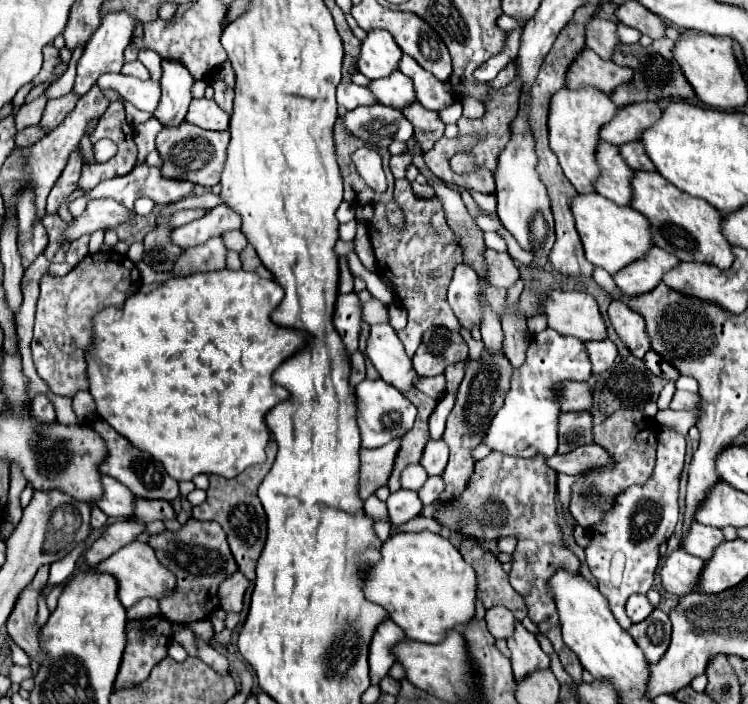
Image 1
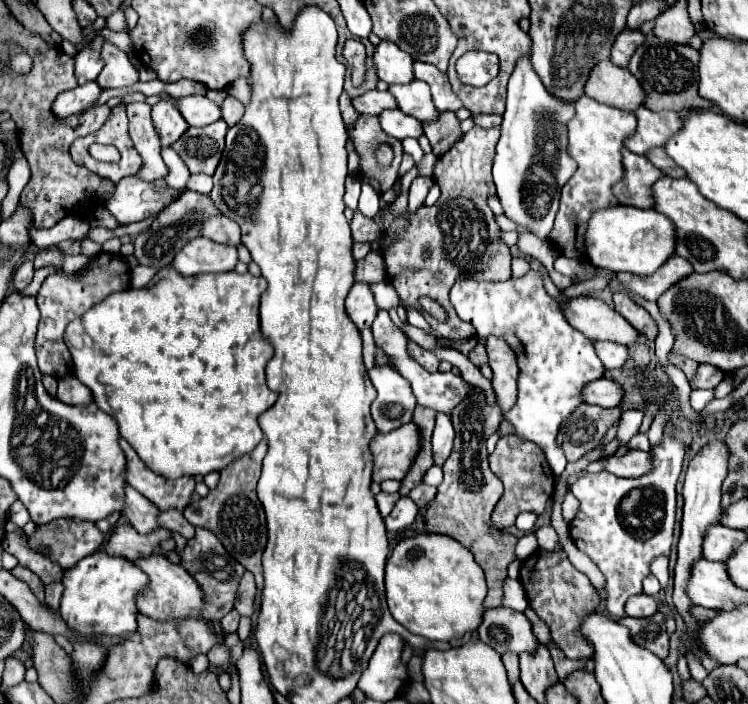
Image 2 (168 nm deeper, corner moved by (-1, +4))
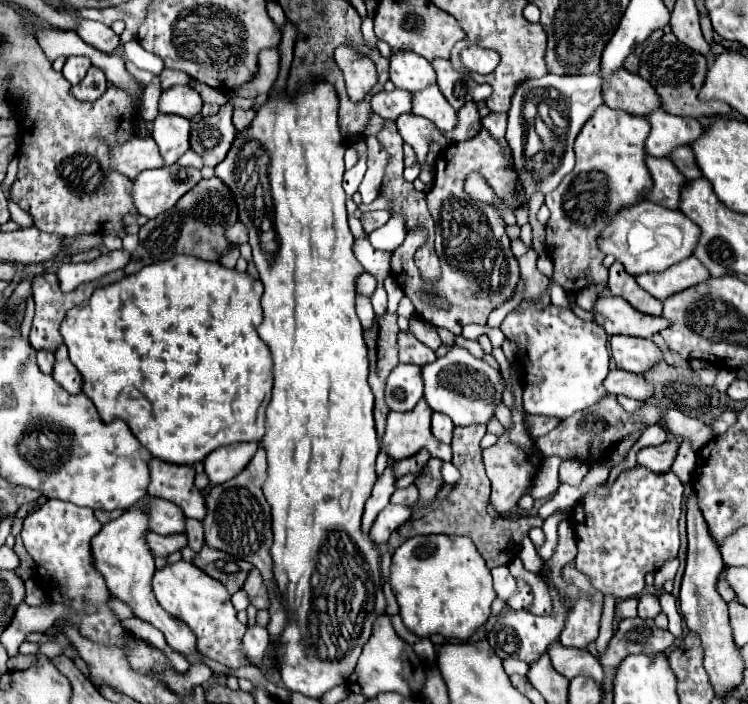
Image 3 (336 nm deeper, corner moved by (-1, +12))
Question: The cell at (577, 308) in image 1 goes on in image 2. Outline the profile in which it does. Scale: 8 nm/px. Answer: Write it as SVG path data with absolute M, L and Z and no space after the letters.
M572 298L562 308L568 316L568 322L590 340L610 340L630 346L640 336L640 332L636 332L636 328L632 328L628 320L622 320L622 316L600 298Z

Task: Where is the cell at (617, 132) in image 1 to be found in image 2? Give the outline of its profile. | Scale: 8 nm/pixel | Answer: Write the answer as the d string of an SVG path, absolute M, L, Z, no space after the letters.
M648 108L636 110L638 128L632 138L626 140L626 148L634 154L644 156L650 148L664 146L668 138L672 138L682 124L680 114L676 112L652 112Z

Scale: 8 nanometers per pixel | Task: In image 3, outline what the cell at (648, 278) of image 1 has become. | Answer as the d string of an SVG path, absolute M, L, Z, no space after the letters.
M690 256L682 262L670 266L664 272L652 272L652 274L640 274L636 276L636 282L654 298L664 300L666 296L672 296L684 288L690 288L690 284L700 284L708 280L710 274L700 264L698 258Z

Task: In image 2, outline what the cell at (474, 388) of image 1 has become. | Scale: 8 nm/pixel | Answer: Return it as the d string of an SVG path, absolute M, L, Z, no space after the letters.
M476 388L476 392L472 392L464 402L456 406L456 410L452 412L452 424L456 430L454 450L442 466L444 482L438 486L438 494L424 516L426 530L430 534L444 534L458 540L474 554L476 562L482 566L488 582L488 596L484 600L486 610L496 608L502 602L502 584L506 580L506 568L512 560L516 560L514 548L518 544L518 538L514 534L494 528L490 520L492 510L502 496L502 482L488 468L486 440L498 430L500 422L502 414L498 404L488 406L480 388Z

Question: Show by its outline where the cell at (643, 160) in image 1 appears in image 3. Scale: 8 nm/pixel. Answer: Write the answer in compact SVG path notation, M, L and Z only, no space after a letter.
M678 146L678 148L674 148L668 158L674 162L674 166L676 166L688 180L700 178L700 168L696 168L696 160L692 160L692 150L690 150L688 146Z

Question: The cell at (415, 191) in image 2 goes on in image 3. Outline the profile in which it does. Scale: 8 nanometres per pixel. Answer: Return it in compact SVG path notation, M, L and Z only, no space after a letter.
M392 214L392 218L382 228L368 234L368 240L376 250L392 252L404 242L406 234L408 234L408 230L406 230L404 214Z

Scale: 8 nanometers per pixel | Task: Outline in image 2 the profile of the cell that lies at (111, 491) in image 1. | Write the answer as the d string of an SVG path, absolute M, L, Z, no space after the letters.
M126 486L126 506L124 506L124 516L130 520L130 524L140 532L140 534L148 534L154 532L156 528L160 528L156 516L160 514L160 510L156 506L150 504L148 498L144 498L138 490L134 490L132 486Z

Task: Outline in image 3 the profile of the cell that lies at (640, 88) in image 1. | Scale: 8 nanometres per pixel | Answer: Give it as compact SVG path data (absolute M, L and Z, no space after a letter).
M664 34L660 40L646 44L646 48L640 54L640 68L638 74L648 80L654 90L658 92L662 100L662 110L670 114L680 116L724 116L730 112L728 104L716 104L716 102L700 102L698 90L702 88L704 76L706 76L706 56L688 48L682 44L674 34Z

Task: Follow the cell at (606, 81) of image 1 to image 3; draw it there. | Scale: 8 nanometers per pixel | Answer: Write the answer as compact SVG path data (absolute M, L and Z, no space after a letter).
M624 68L602 80L602 98L606 106L636 116L648 116L648 112L660 108L656 90L644 78Z

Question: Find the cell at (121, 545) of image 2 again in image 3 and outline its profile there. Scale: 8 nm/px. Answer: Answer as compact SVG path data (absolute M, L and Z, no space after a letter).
M154 532L146 534L146 544L152 550L154 556L168 556L176 550L180 550L182 546L186 546L186 536L184 534L170 534L170 536L160 536Z

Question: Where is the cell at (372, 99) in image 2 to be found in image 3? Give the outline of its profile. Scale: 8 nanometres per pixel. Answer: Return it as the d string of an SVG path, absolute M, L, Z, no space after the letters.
M392 90L392 92L378 92L372 96L370 100L372 110L382 116L382 118L392 118L396 120L400 114L410 112L412 104L410 104L410 94L404 90Z

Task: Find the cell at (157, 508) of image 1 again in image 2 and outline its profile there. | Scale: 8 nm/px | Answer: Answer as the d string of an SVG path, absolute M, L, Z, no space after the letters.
M180 510L160 512L158 522L160 522L162 528L168 528L168 530L172 530L172 532L182 534L186 540L190 540L190 538L194 536L194 526L184 518L184 514L182 514Z

